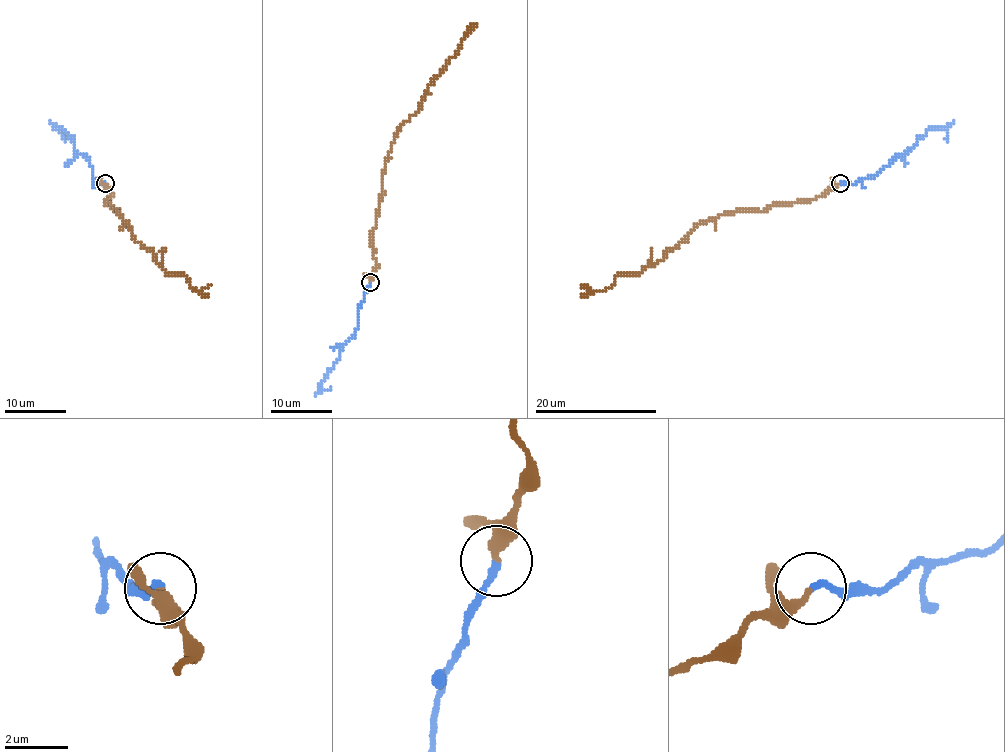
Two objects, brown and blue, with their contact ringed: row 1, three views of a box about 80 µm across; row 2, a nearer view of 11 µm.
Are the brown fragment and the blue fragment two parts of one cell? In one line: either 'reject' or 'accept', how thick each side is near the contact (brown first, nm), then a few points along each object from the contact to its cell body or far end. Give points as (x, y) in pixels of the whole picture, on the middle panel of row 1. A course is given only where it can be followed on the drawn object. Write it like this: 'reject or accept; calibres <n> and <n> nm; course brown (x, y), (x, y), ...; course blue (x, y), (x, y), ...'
accept; calibres 320 and 200 nm; course brown (371, 282), (377, 262), (371, 235), (390, 143), (476, 24); course blue (371, 282), (360, 305), (355, 332), (342, 348), (339, 358), (320, 384), (322, 389), (331, 389)

